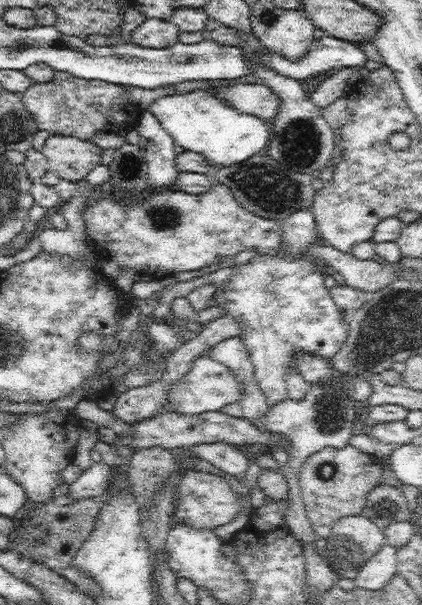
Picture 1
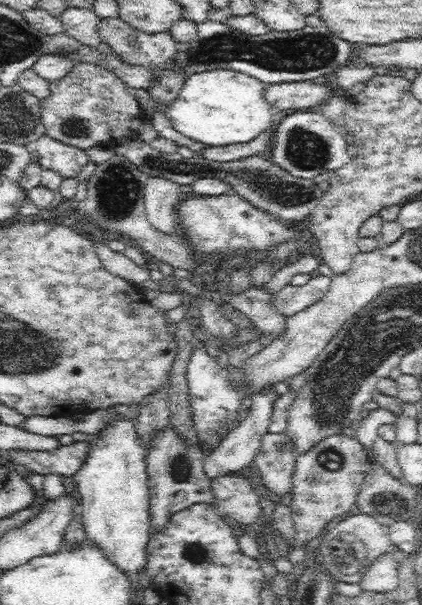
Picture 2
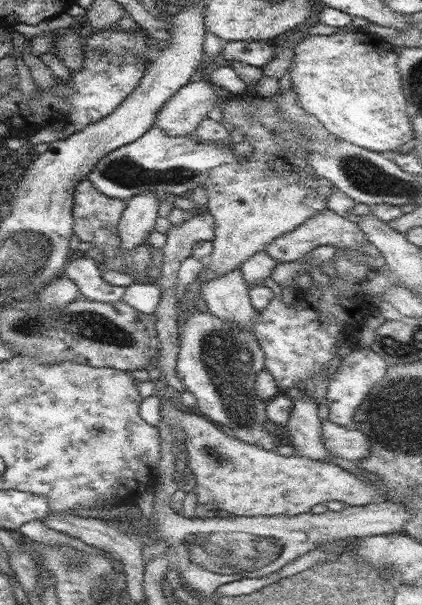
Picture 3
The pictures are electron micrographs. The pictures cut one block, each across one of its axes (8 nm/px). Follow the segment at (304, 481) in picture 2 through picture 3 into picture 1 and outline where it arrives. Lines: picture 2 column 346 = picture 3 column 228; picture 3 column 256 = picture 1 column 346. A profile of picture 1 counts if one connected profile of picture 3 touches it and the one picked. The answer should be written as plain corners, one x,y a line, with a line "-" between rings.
349,444
344,448
326,446
308,457
299,472
299,485
314,538
328,538
341,518
363,512
368,492
379,484
382,468
378,457

